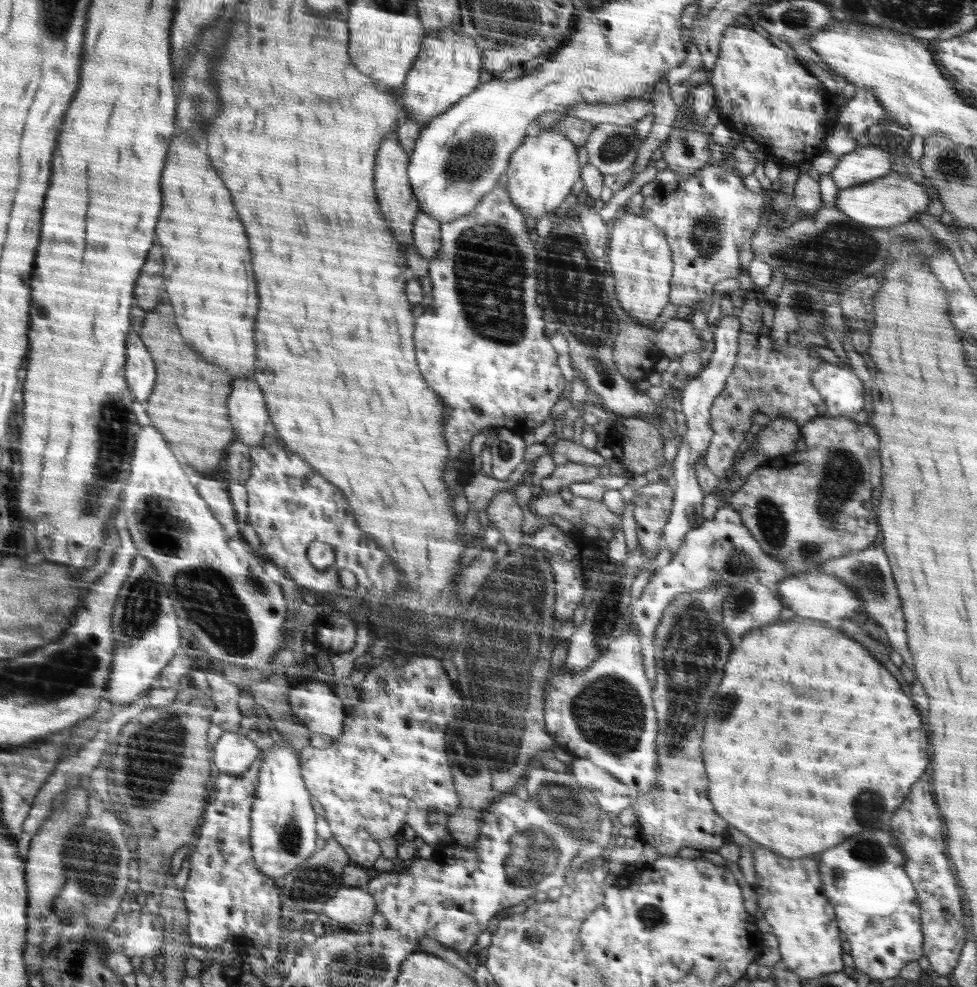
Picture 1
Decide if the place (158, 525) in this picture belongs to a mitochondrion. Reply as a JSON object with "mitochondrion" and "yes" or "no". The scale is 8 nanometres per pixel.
{"mitochondrion":"yes"}

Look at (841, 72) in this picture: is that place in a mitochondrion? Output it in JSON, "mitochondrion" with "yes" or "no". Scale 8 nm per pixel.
{"mitochondrion":"no"}

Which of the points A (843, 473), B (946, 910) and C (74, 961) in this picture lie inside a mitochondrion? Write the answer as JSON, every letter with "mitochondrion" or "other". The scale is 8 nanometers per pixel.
{"A":"mitochondrion","B":"other","C":"mitochondrion"}

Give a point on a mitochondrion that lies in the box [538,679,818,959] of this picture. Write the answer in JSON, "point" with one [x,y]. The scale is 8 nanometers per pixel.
{"point":[651,918]}

